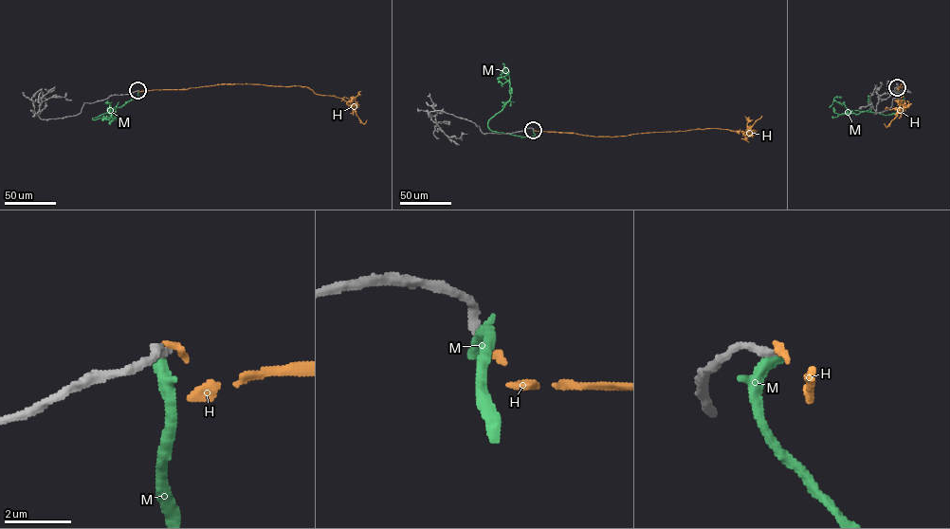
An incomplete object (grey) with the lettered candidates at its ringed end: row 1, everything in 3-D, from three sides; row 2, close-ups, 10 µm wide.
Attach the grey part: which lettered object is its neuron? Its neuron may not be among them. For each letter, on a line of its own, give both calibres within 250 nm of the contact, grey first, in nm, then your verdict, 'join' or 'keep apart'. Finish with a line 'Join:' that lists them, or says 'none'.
H: 260 nm thick on the grey side, 200 nm on the other; keep apart
M: 320 nm thick on the grey side, 440 nm on the other; keep apart
Join: none

